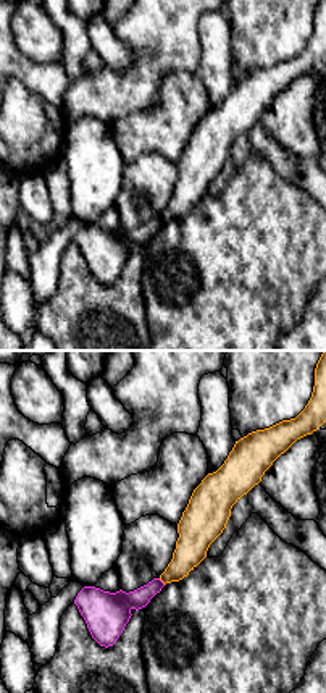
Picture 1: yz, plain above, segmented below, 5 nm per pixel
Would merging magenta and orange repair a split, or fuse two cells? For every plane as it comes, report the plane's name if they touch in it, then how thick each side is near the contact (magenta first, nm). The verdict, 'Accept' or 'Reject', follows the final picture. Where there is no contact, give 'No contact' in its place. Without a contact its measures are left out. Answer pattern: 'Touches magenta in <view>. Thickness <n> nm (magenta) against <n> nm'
Touches magenta in yz. Thickness 130 nm (magenta) against 160 nm

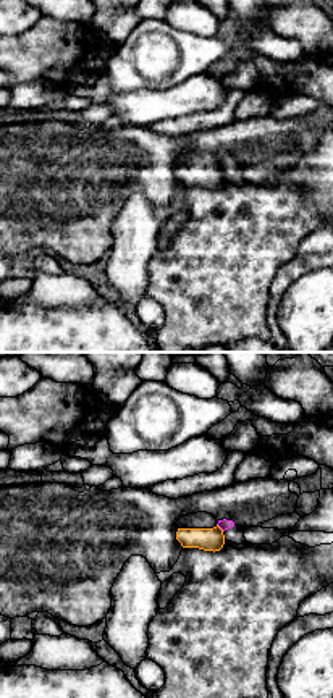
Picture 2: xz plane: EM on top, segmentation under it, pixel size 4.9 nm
Touches magenta in xz. Thickness 50 nm (magenta) against 110 nm

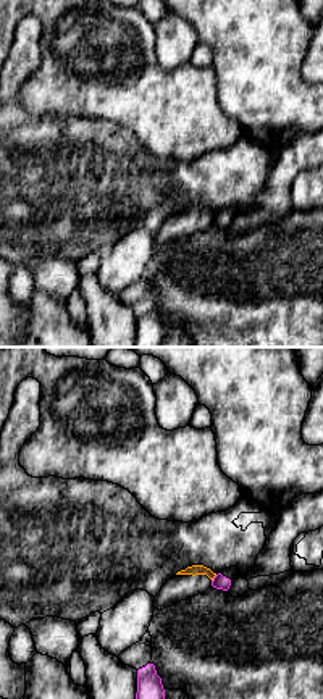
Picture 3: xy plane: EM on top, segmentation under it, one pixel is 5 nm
Touches magenta in xy. Thickness 70 nm (magenta) against 50 nm

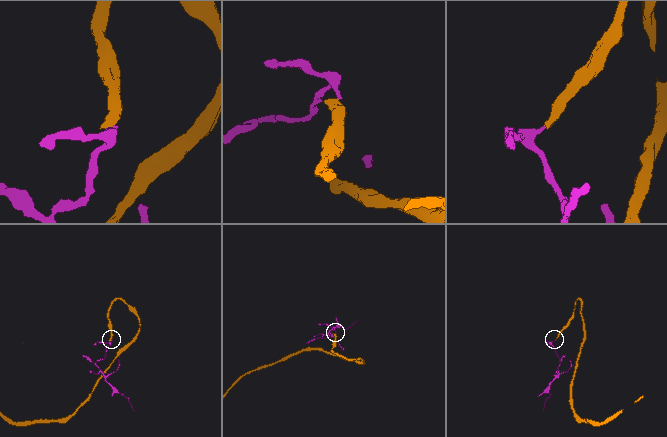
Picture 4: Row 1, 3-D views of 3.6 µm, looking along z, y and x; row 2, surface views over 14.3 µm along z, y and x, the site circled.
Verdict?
Reject

